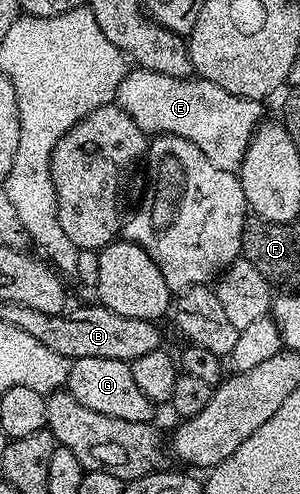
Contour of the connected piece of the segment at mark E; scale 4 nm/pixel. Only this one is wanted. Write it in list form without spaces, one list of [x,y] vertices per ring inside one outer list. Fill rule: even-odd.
[[[139,67],[124,76],[114,101],[144,129],[145,134],[173,133],[182,139],[190,139],[214,167],[222,167],[222,171],[231,173],[239,170],[252,134],[265,116],[265,106],[261,102],[230,95],[230,91],[222,91],[222,87],[209,81],[171,77]]]

